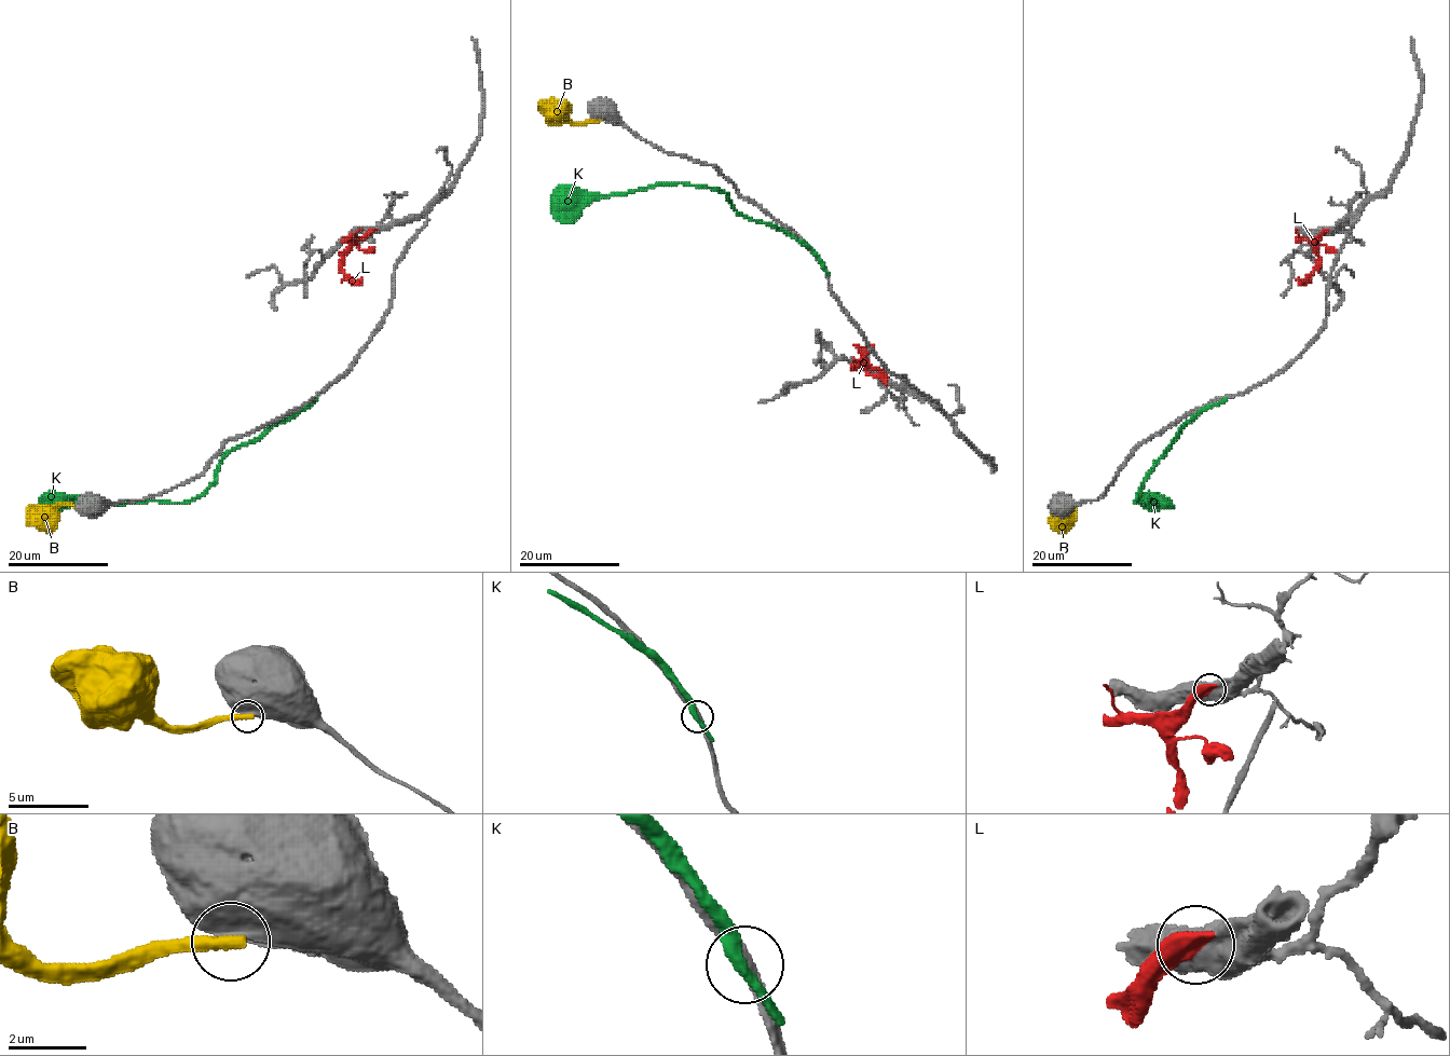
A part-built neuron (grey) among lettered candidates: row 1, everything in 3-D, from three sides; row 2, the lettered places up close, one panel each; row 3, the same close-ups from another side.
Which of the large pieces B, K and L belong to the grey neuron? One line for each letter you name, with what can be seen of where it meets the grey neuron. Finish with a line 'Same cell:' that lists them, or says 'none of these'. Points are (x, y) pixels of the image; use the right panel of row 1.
Same cell: none of these

